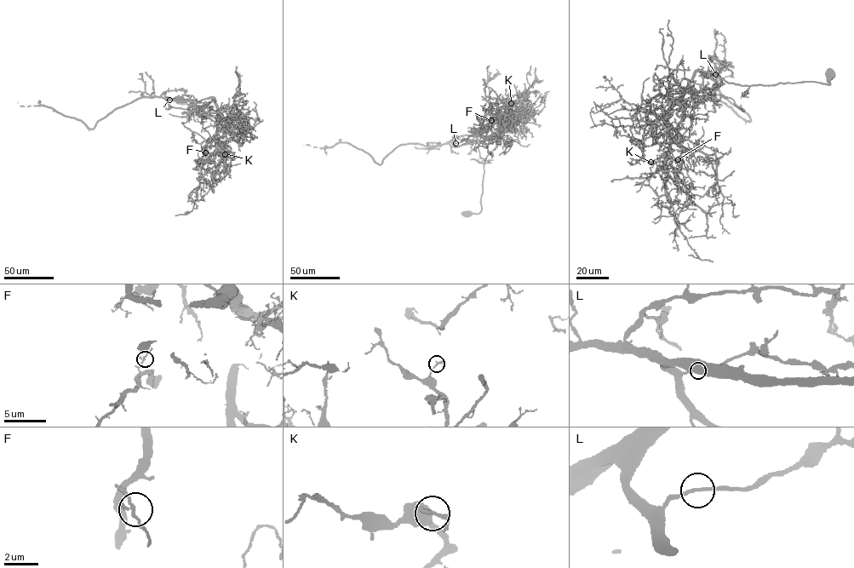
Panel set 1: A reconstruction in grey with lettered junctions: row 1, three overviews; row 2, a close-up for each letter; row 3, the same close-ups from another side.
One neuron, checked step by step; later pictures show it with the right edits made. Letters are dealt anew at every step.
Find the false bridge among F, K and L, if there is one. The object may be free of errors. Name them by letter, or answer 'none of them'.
none of them

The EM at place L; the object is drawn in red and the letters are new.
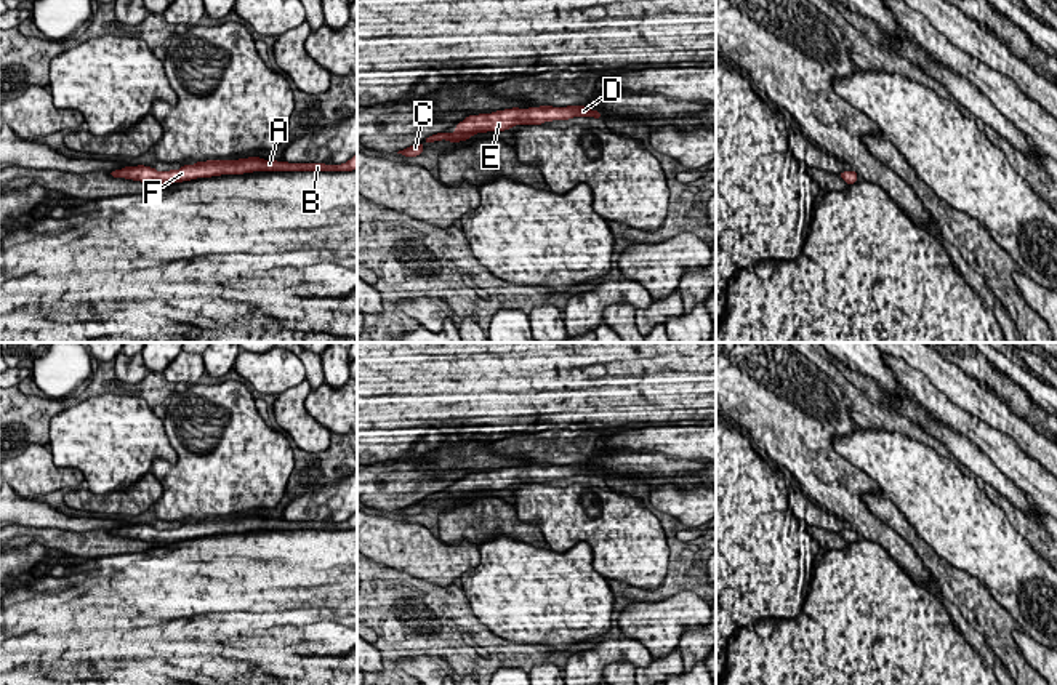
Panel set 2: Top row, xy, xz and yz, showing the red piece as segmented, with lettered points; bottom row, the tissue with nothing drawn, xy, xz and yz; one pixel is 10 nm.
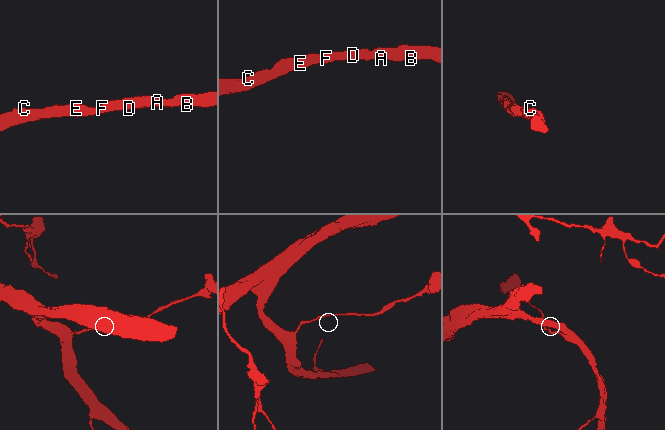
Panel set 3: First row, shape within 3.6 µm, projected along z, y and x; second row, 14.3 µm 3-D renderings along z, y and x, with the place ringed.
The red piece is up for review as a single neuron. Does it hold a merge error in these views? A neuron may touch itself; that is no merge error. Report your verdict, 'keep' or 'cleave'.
keep

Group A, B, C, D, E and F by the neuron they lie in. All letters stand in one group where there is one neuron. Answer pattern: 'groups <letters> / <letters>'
groups A B C D E F

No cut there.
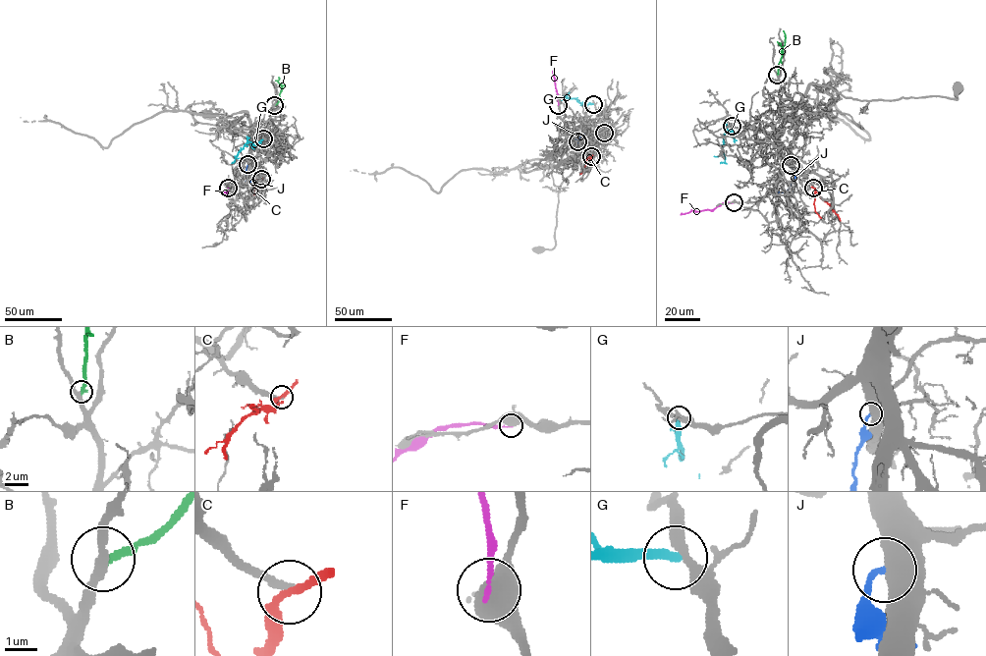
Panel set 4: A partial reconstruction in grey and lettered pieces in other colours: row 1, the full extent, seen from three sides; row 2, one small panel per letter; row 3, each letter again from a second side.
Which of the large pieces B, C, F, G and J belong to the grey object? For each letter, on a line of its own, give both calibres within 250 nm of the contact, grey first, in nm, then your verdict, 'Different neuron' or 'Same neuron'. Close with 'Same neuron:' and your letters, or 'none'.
B: Thickness 280 nm (grey) against 240 nm. Same neuron
C: Thickness 240 nm (grey) against 240 nm. Different neuron
F: Thickness 700 nm (grey) against 130 nm. Different neuron
G: Thickness 240 nm (grey) against 280 nm. Different neuron
J: Thickness 800 nm (grey) against 190 nm. Different neuron
Same neuron: B

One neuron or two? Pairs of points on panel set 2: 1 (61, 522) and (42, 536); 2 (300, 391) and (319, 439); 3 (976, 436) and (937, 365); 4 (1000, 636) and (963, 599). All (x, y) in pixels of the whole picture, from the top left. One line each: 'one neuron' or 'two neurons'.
1: two neurons
2: one neuron
3: two neurons
4: one neuron

